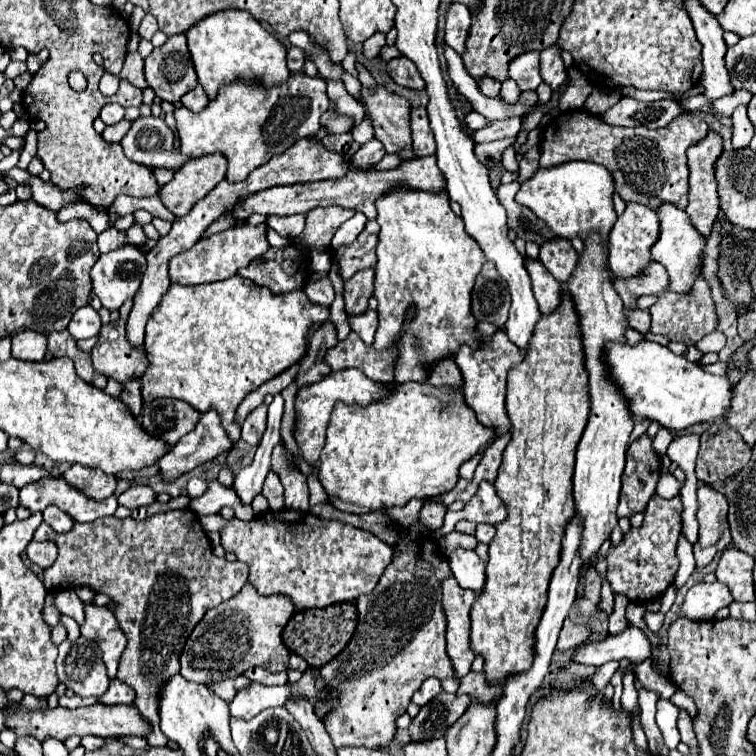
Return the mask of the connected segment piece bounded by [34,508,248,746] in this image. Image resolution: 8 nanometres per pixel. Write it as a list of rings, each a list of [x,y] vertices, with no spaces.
[[[170,510],[162,514],[148,516],[146,520],[134,520],[134,518],[100,518],[88,524],[74,522],[72,530],[66,534],[54,532],[48,524],[42,524],[34,532],[34,540],[56,540],[58,546],[58,558],[56,562],[43,572],[43,584],[46,590],[58,592],[66,588],[76,586],[88,586],[94,592],[102,592],[114,598],[116,608],[114,614],[118,618],[118,624],[122,632],[128,638],[128,646],[122,654],[118,678],[124,680],[128,686],[136,690],[134,704],[138,706],[140,714],[152,724],[152,734],[146,736],[150,746],[166,746],[168,738],[158,728],[158,692],[166,678],[176,674],[180,670],[180,652],[186,644],[186,638],[194,630],[194,626],[200,622],[200,618],[206,614],[206,610],[216,608],[218,604],[232,598],[248,580],[248,566],[240,562],[226,562],[218,556],[214,556],[212,546],[206,538],[206,532],[202,530],[196,514],[186,510]]]

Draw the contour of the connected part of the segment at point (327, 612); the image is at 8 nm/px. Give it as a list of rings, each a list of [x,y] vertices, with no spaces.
[[[340,602],[334,606],[326,606],[326,608],[312,608],[312,610],[296,612],[288,620],[288,624],[282,632],[282,640],[292,652],[302,656],[308,662],[308,666],[322,668],[338,652],[342,652],[344,646],[348,644],[348,640],[352,638],[352,632],[356,628],[356,616],[358,616],[358,612],[356,612],[354,602]]]

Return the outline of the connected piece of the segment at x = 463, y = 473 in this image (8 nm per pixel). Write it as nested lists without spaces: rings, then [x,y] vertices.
[[[476,454],[476,456],[474,456],[474,458],[470,458],[468,462],[464,462],[464,464],[462,464],[462,468],[460,468],[460,478],[464,478],[464,480],[472,480],[474,470],[476,470],[476,466],[478,466],[478,462],[480,462],[480,454]]]

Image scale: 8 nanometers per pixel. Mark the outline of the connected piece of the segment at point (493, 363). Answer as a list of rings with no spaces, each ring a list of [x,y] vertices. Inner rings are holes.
[[[498,330],[488,342],[480,342],[478,348],[460,346],[454,360],[456,360],[456,364],[458,364],[458,368],[464,376],[466,404],[476,412],[478,420],[484,426],[496,428],[496,436],[508,432],[510,430],[510,420],[508,420],[506,406],[504,406],[504,400],[506,400],[506,374],[512,366],[516,366],[518,362],[524,360],[524,352],[508,340],[508,334],[504,330]]]

